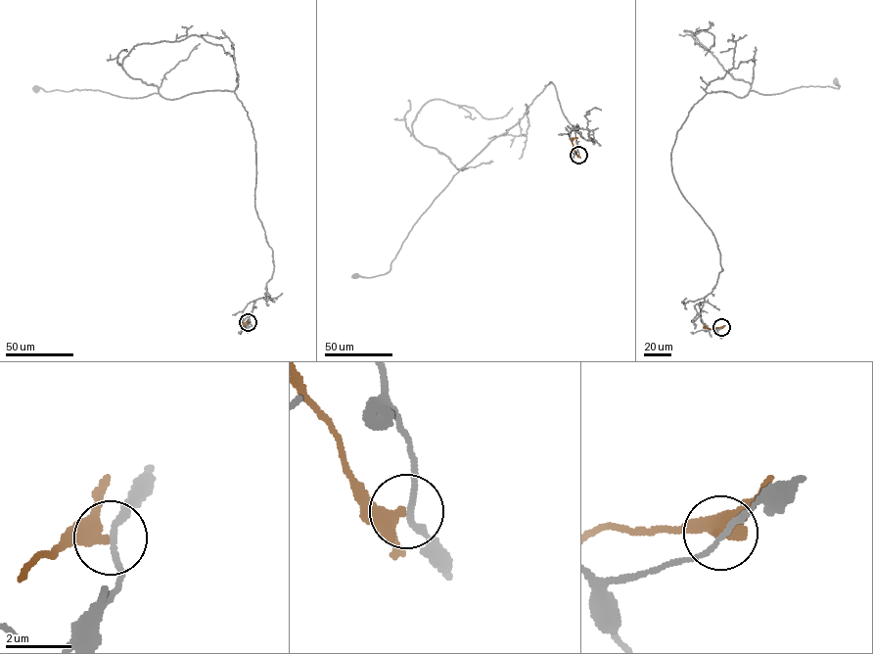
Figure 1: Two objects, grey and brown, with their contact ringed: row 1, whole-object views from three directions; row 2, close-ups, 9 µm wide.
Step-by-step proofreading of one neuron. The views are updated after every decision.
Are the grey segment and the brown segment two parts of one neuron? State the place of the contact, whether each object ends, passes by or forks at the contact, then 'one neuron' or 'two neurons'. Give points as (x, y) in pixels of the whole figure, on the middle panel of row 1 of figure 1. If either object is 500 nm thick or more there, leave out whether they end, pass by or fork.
place (578, 155); grey passes by; brown passes by; two neurons

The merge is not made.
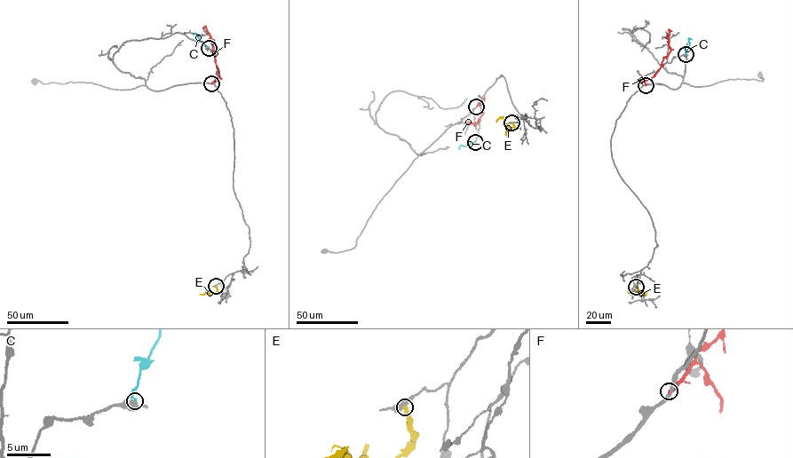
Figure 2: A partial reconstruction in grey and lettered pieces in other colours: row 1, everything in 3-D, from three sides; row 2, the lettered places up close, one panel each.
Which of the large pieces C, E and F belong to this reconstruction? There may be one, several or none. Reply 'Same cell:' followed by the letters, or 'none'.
Same cell: C

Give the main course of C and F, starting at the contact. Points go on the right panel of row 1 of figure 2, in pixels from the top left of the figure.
C: (685, 54), (688, 39), (692, 39)
F: (646, 85), (643, 80), (651, 78), (670, 51), (668, 37), (671, 30)

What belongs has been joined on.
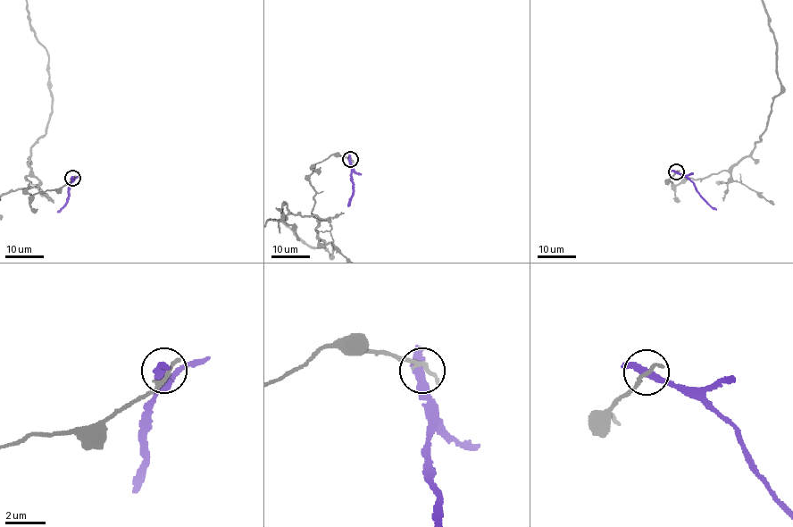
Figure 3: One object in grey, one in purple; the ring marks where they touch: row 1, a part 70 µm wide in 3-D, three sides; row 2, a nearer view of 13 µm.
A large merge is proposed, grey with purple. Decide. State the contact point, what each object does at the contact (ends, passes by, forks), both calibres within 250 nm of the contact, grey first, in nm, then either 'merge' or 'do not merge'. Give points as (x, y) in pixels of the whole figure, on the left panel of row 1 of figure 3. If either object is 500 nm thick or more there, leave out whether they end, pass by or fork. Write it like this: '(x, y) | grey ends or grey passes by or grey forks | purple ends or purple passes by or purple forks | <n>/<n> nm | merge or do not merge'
(72, 178) | grey ends | purple passes by | 240/360 nm | do not merge

